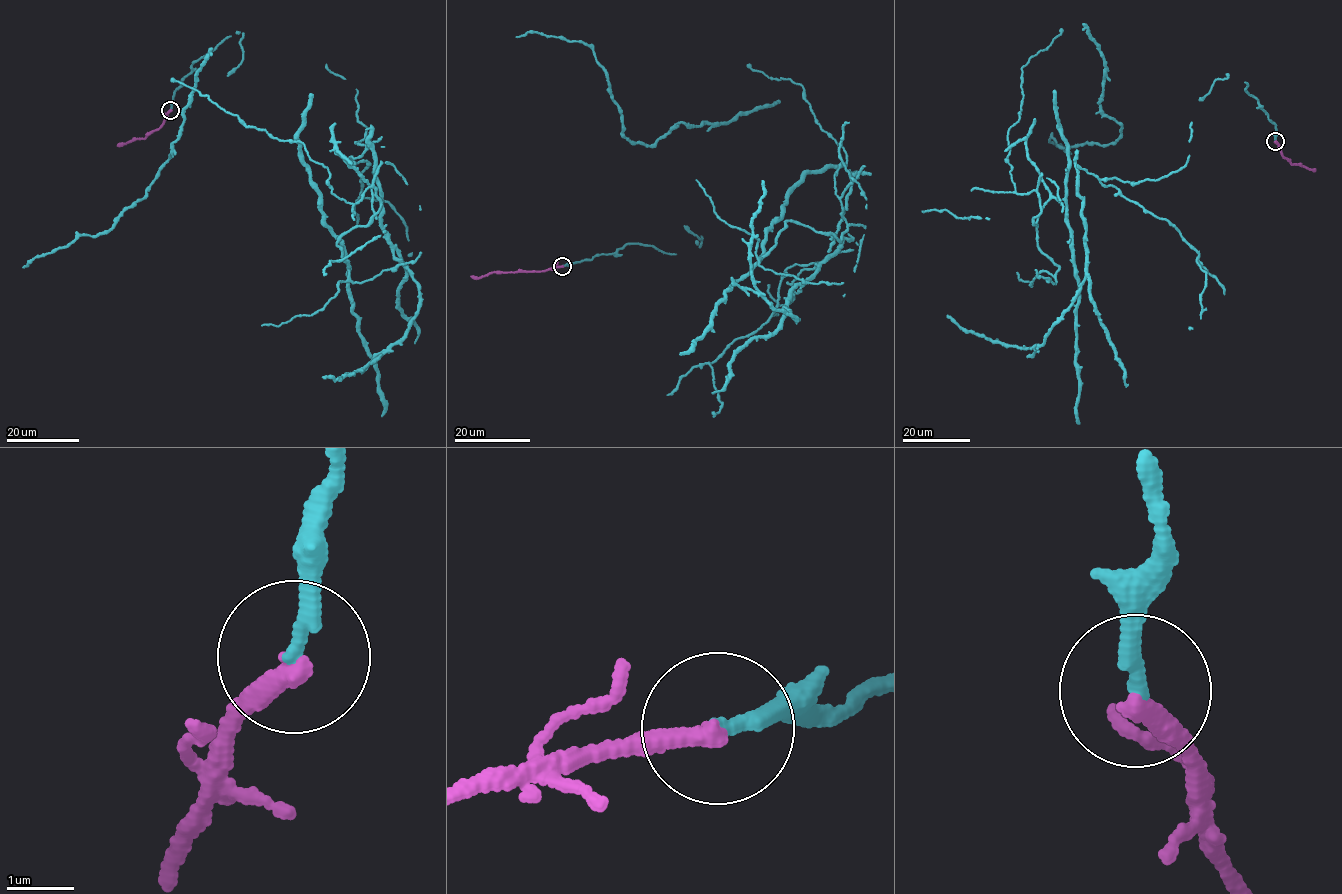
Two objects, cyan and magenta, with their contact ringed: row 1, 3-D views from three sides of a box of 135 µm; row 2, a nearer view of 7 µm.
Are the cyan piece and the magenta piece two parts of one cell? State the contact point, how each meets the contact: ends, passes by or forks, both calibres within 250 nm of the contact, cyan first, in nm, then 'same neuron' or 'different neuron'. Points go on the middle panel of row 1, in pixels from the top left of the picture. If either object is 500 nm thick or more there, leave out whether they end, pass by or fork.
place (562, 266); cyan ends; magenta ends; calibres 240 and 320 nm; different neuron

